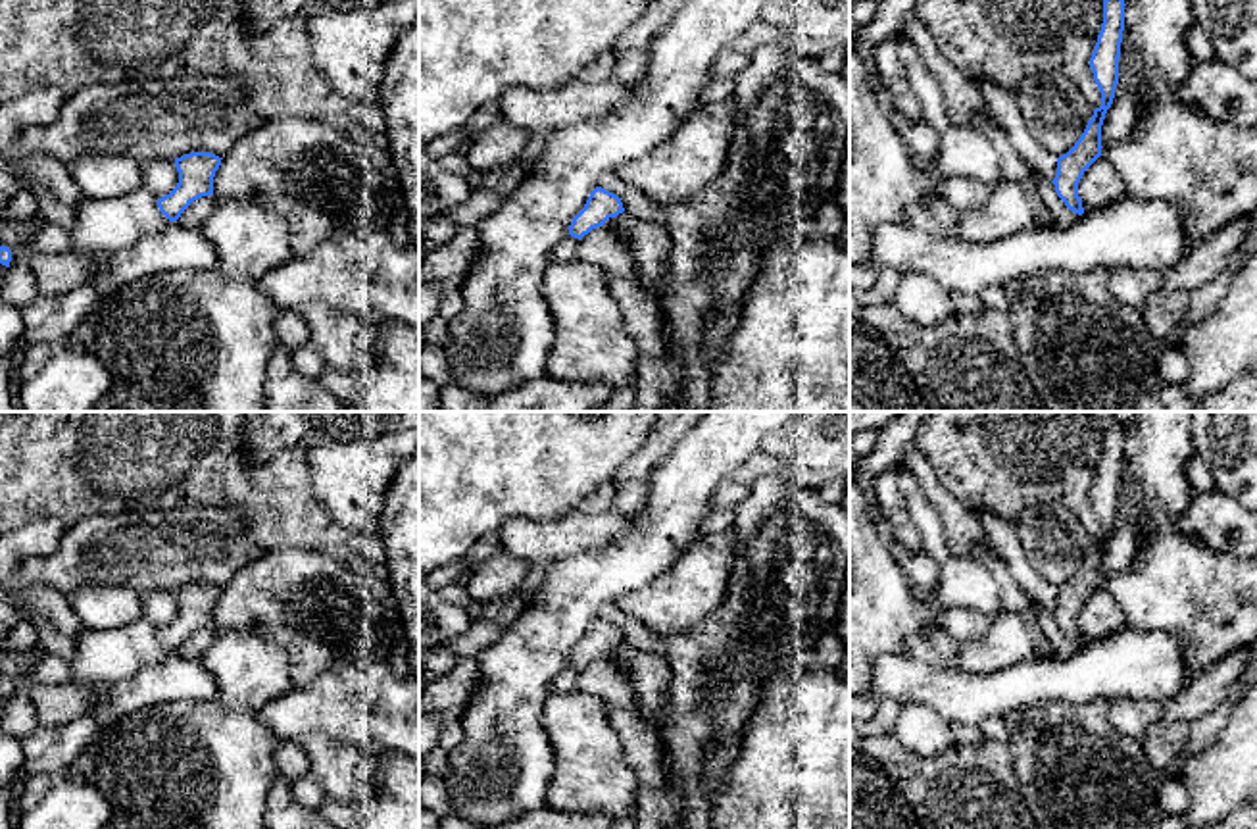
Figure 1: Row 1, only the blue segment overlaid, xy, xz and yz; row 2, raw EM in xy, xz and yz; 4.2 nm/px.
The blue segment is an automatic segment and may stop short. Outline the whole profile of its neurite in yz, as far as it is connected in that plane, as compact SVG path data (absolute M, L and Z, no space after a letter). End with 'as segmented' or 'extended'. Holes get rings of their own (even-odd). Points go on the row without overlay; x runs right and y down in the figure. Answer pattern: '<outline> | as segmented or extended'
M1113 417L1103 431L1103 454L1090 489L1094 512L1101 523L1101 537L1094 540L1092 550L1074 577L1057 589L1053 612L1034 602L1038 627L1055 658L1069 658L1084 644L1078 614L1084 602L1101 587L1101 556L1119 514L1124 437L1121 423Z | extended

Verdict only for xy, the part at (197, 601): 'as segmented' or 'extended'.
extended

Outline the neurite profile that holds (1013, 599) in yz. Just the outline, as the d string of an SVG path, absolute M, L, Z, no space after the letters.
M974 546L969 556L974 558L978 564L982 564L992 573L999 589L999 600L1001 600L1003 610L1015 612L1026 621L1026 625L1030 627L1034 635L1038 658L1053 658L1053 652L1044 633L1038 627L1034 602L1019 587L1005 560L994 548L984 548L984 546Z

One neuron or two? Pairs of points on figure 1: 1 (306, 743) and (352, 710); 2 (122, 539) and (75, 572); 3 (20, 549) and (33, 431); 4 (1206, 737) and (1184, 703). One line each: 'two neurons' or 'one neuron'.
1: two neurons
2: one neuron
3: two neurons
4: two neurons

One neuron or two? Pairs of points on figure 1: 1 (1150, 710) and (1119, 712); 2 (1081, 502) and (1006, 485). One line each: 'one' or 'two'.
1: one
2: one

